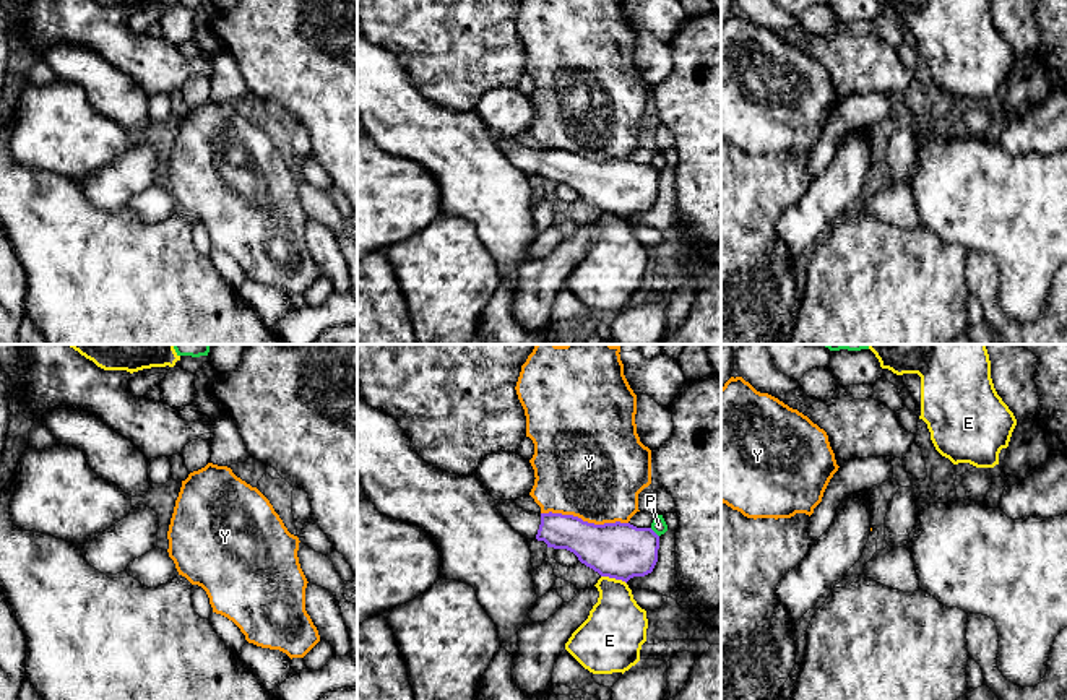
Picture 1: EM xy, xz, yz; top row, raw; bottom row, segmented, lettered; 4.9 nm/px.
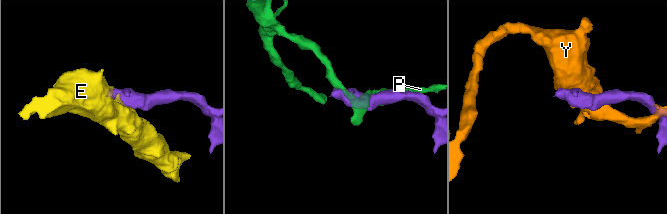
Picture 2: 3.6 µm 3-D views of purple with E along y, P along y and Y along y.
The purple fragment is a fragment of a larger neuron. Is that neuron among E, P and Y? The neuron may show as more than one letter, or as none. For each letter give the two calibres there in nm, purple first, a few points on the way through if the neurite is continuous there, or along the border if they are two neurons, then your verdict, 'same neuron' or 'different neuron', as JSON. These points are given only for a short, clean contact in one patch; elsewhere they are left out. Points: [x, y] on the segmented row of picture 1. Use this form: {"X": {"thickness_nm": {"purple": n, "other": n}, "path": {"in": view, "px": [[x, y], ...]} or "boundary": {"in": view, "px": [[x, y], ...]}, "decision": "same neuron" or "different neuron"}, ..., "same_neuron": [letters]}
{"E": {"thickness_nm": {"purple": 280, "other": 300}, "boundary": {"in": "xz", "px": [[601, 575], [621, 579], [626, 583]]}, "decision": "different neuron"}, "P": {"thickness_nm": {"purple": 280, "other": 70}, "decision": "different neuron"}, "Y": {"thickness_nm": {"purple": 280, "other": 460}, "decision": "different neuron"}, "same_neuron": []}

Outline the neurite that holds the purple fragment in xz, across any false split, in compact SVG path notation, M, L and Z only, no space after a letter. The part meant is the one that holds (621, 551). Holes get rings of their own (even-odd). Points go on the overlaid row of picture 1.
M495 500L495 507L523 538L567 549L601 577L627 583L651 573L658 562L659 536L651 528L620 521L594 525L552 512L533 513L520 508L515 500Z

